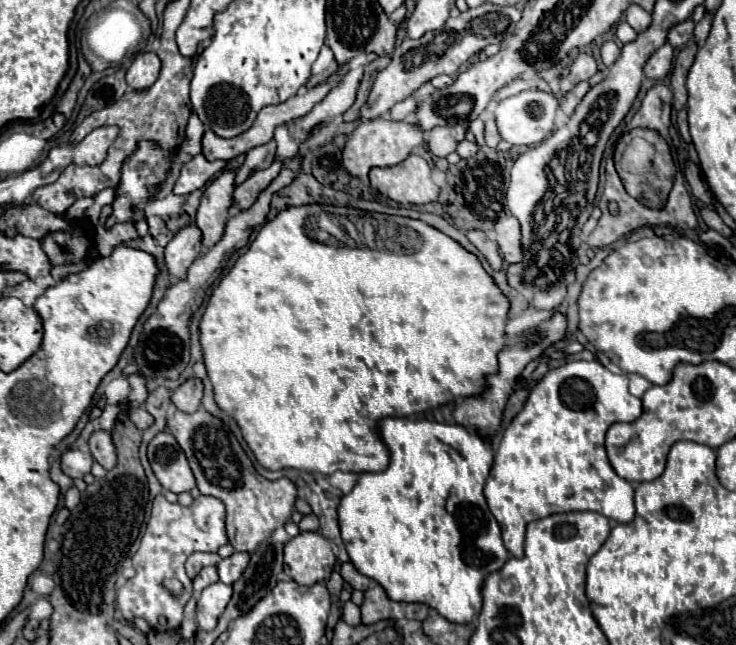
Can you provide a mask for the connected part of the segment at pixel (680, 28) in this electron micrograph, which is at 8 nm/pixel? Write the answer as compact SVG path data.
M691 19L675 25L675 27L669 31L669 45L671 45L671 47L677 47L677 49L685 47L685 45L691 41L691 37L693 37L693 27L695 27L695 23L693 23Z

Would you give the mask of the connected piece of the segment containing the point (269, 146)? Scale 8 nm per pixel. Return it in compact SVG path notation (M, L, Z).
M273 139L265 145L259 145L259 147L247 151L247 159L237 171L235 185L241 185L251 173L255 173L259 169L267 169L273 163L273 159L275 159L275 141Z

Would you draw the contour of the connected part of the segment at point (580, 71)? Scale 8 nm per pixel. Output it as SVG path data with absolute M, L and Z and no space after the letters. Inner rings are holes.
M579 53L573 59L573 65L569 67L569 75L561 79L561 91L567 93L567 89L571 89L571 85L577 85L579 81L587 81L595 71L597 71L597 61L593 59L593 55Z

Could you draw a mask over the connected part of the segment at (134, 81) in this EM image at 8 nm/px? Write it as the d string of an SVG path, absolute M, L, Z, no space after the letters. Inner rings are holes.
M141 53L129 65L125 81L135 91L149 89L157 81L159 69L161 69L161 61L159 61L159 57L155 53Z

